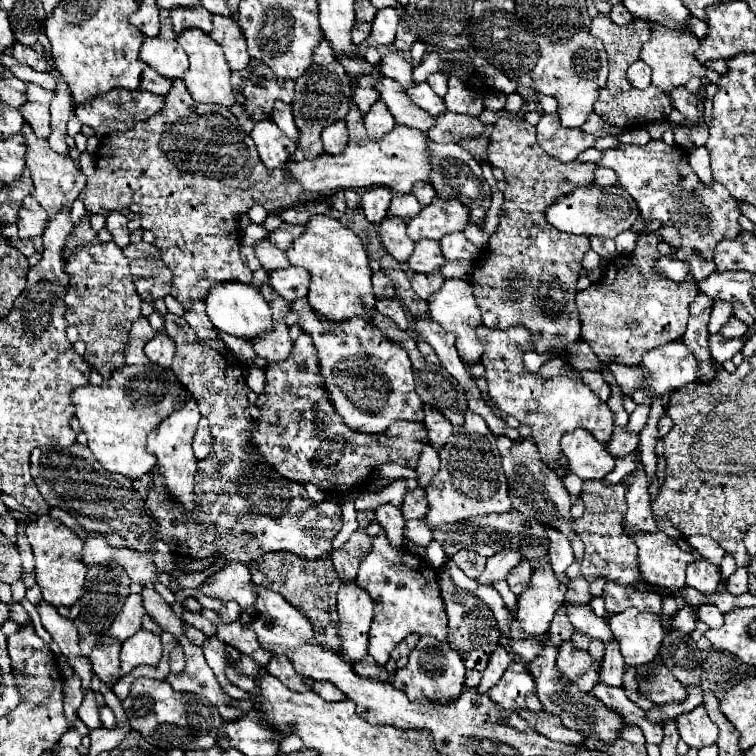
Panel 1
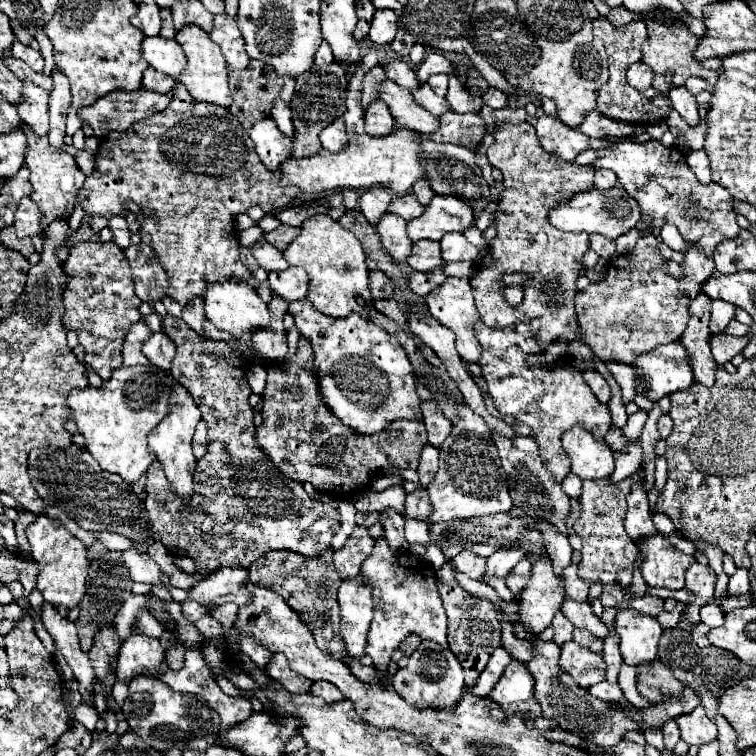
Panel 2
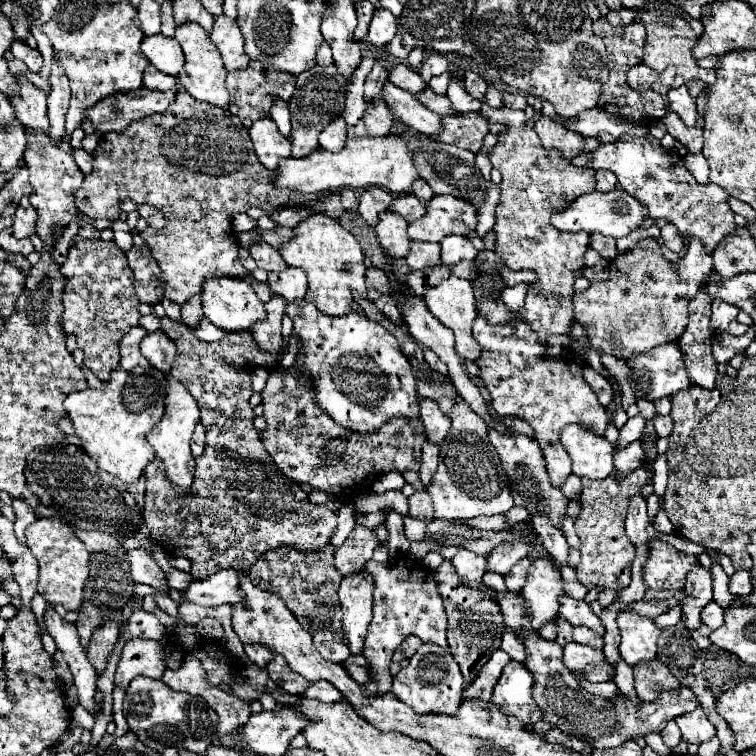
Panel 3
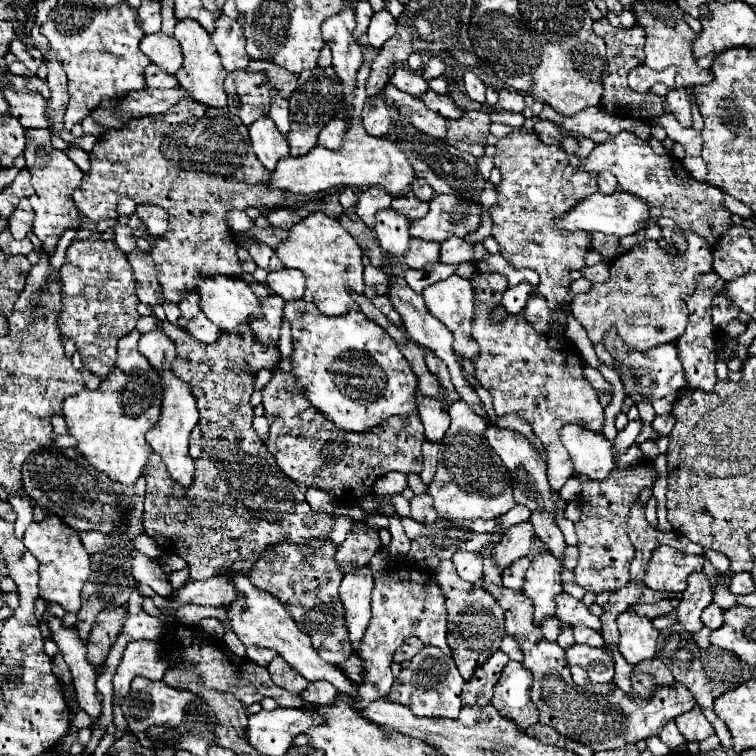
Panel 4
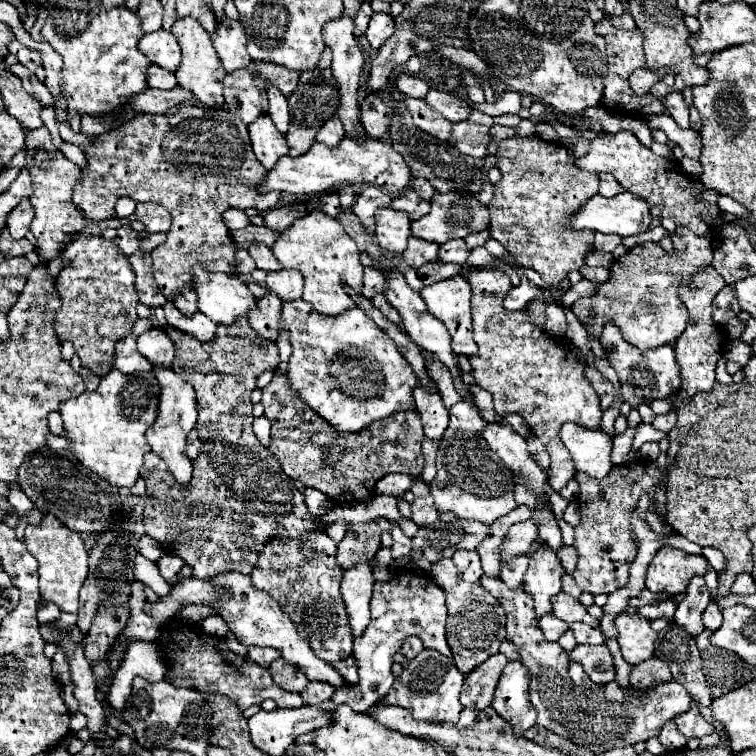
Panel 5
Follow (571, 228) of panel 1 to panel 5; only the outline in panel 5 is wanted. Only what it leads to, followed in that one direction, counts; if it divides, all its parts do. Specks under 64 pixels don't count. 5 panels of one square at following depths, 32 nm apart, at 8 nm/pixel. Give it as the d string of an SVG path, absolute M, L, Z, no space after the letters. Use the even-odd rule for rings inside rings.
M620 192L614 198L604 198L596 194L570 220L570 228L576 230L588 228L618 236L632 236L646 232L650 224L652 214L648 202L628 192Z

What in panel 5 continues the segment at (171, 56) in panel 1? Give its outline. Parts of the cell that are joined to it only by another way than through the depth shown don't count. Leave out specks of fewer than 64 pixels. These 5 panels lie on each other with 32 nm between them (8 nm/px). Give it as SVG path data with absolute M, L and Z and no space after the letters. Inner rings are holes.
M162 28L152 34L144 34L138 40L138 50L152 64L160 64L160 68L166 68L170 72L174 72L176 64L180 64L180 46L176 44L176 38Z

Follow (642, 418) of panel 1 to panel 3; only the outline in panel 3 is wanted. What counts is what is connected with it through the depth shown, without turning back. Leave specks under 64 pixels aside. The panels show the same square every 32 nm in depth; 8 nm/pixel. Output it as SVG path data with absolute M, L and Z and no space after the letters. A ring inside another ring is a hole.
M636 416L636 418L630 418L626 422L626 426L620 430L620 436L618 436L618 450L626 448L628 444L632 444L634 440L638 440L644 432L644 424L646 420L642 416Z

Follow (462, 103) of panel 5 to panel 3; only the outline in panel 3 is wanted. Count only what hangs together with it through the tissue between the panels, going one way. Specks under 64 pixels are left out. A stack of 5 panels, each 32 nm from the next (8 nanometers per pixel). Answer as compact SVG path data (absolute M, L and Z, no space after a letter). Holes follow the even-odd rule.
M426 88L424 92L420 92L420 96L416 96L428 110L436 112L438 116L458 116L458 112L454 110L452 102L448 100L448 96L438 96L434 94L430 88Z

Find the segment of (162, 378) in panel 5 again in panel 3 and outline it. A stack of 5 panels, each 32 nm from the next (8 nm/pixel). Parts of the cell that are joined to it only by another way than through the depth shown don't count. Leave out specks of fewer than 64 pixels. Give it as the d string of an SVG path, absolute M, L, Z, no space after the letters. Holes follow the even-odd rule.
M166 374L166 380L168 380L168 388L166 388L164 416L148 432L146 440L150 442L150 446L154 448L154 452L160 456L160 460L166 464L168 478L174 484L178 484L184 492L188 492L190 490L190 484L192 484L192 476L194 476L194 456L190 452L190 438L192 438L192 432L194 432L196 424L200 422L200 412L198 412L196 400L192 398L192 394L188 392L188 388L182 382L178 382L170 374Z

